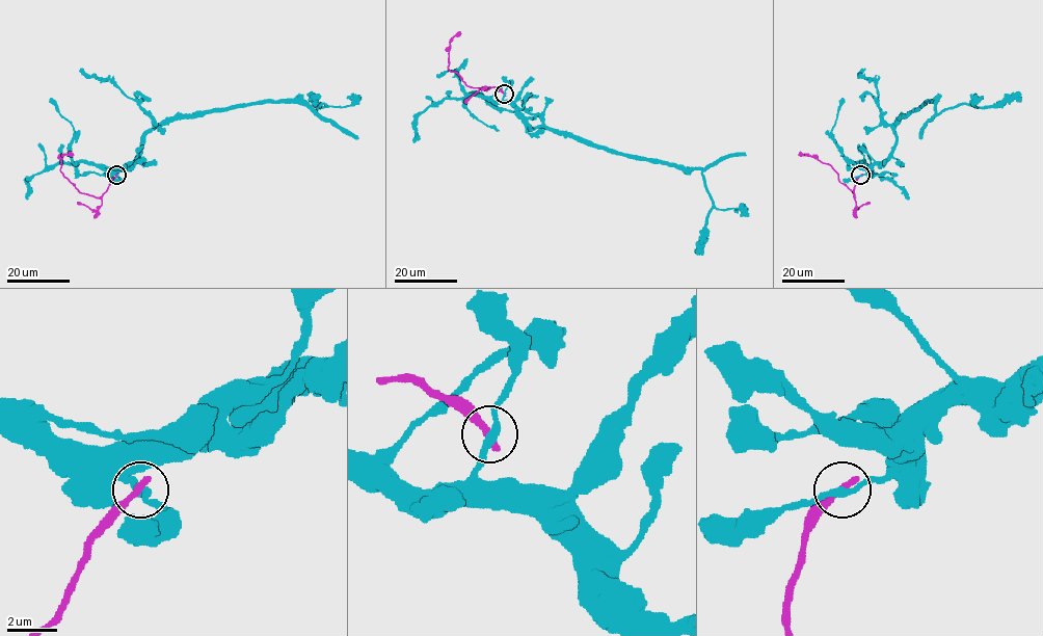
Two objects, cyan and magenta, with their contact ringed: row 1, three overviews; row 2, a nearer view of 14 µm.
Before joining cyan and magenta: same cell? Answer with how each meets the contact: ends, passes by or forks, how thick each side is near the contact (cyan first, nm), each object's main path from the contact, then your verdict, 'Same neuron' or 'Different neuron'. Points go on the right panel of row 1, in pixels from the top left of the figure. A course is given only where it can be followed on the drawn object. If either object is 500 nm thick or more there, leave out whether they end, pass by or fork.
At the ring cyan passes by. At the ring magenta ends. Thickness 280 nm (cyan) against 360 nm. Course of cyan: (860, 176), (887, 157), (894, 127), (924, 102), (934, 102), (941, 113), (962, 104), (1010, 102), (1021, 94). Course of magenta: (860, 176), (854, 186), (854, 196), (829, 164), (800, 155). Different neuron

